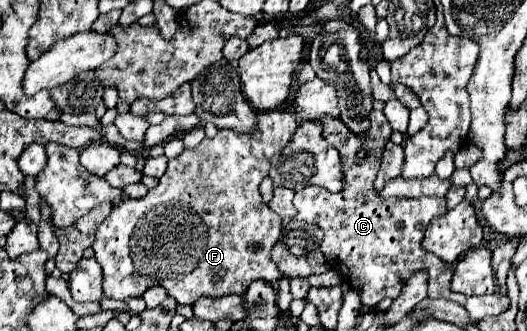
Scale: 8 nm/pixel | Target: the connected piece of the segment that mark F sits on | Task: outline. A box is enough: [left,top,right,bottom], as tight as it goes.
[93,110,297,304]

